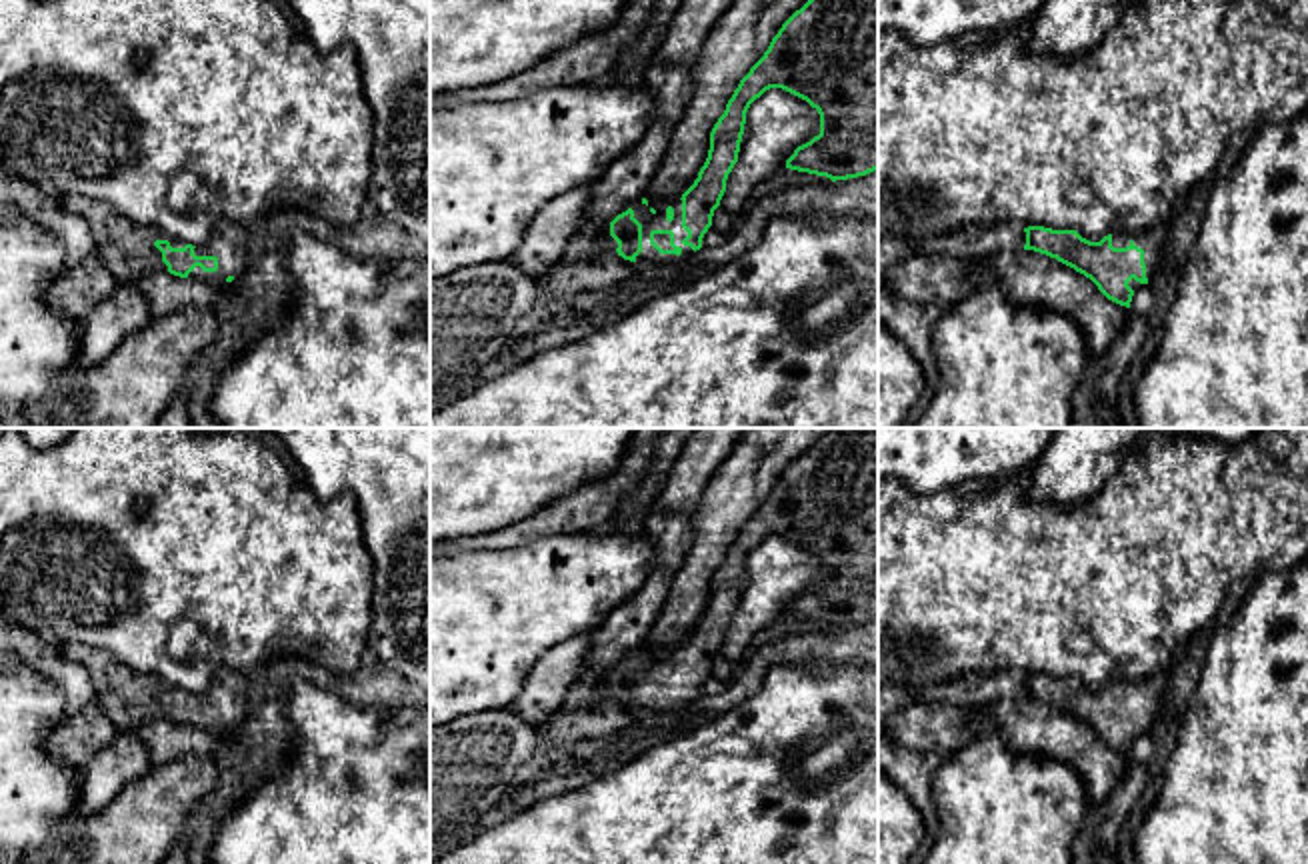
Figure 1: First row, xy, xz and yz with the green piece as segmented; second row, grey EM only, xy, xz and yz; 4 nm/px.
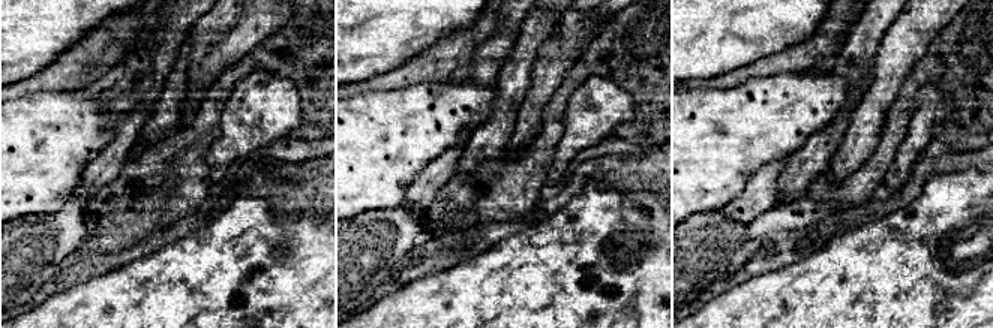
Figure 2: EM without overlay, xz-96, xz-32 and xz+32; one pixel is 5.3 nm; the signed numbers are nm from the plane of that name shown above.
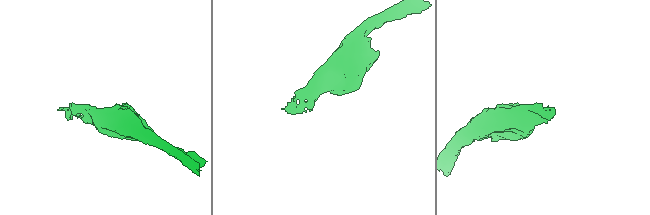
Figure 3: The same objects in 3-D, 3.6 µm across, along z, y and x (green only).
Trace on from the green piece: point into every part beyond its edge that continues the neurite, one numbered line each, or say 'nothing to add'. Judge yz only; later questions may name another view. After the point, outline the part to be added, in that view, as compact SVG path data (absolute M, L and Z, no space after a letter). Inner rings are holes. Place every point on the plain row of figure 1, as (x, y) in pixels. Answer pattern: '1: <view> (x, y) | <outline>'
1: yz (1152, 688) | M1168 666L1160 668L1158 672L1136 678L1136 680L1124 680L1124 682L1112 682L1112 694L1114 696L1126 696L1130 692L1144 698L1144 712L1146 712L1146 726L1156 722L1164 696L1168 694Z

